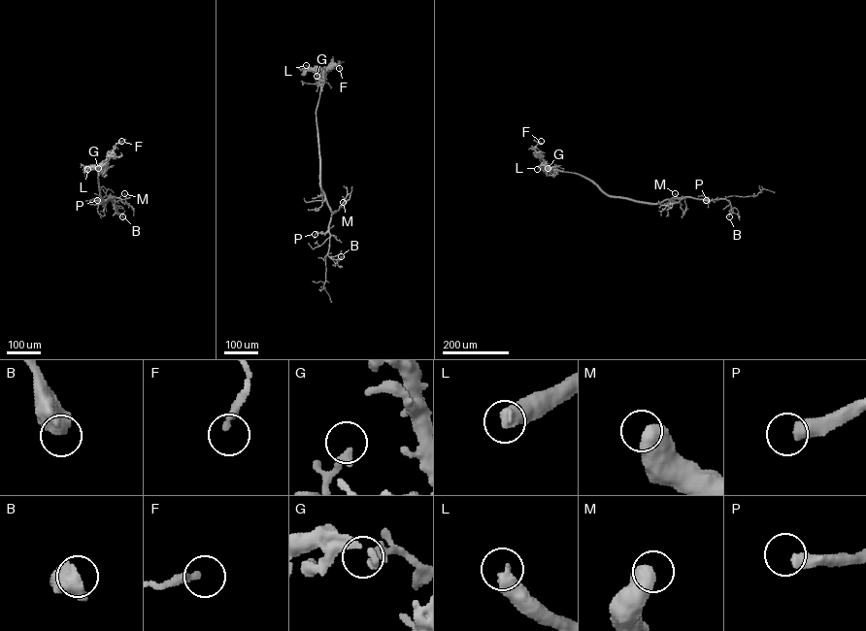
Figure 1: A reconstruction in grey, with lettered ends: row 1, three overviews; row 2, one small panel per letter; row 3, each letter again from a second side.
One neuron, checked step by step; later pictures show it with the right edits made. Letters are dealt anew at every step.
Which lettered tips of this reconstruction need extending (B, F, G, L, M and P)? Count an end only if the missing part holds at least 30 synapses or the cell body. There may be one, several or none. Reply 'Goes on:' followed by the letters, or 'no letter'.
Goes on: L, P

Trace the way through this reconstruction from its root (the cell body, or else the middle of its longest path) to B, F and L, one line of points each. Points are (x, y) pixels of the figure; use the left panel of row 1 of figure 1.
B: (102, 202), (114, 197), (110, 199), (113, 207), (122, 216)
F: (102, 202), (98, 176), (115, 146), (121, 141)
L: (102, 202), (98, 176), (104, 165), (87, 169)

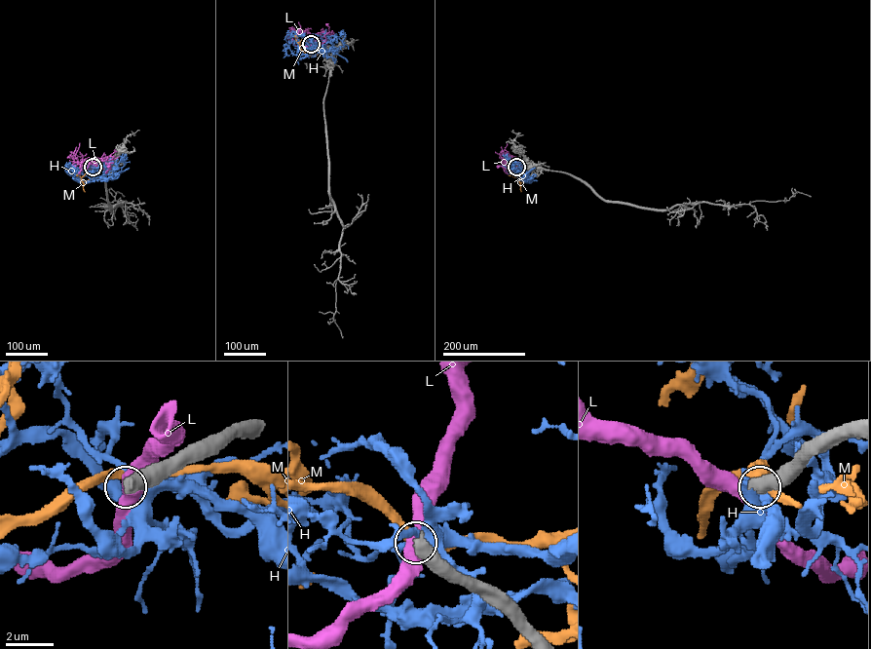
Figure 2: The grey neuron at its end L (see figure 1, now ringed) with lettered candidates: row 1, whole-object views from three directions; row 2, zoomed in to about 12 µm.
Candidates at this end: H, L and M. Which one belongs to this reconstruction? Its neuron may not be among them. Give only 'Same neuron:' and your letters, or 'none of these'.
Same neuron: none of these

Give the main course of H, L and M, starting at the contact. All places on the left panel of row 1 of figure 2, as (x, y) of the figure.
H: (93, 167), (104, 179), (79, 182), (64, 170)
L: (93, 167), (95, 165), (100, 169), (104, 168), (105, 172), (110, 168), (108, 167)
M: (93, 167), (79, 176), (83, 183), (97, 177)

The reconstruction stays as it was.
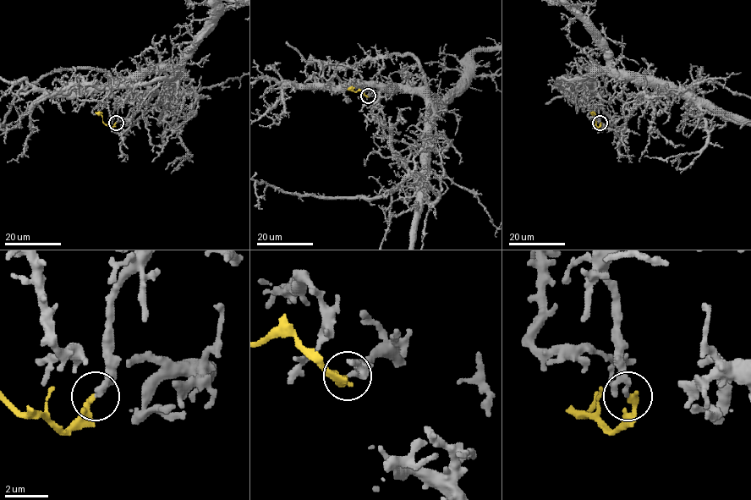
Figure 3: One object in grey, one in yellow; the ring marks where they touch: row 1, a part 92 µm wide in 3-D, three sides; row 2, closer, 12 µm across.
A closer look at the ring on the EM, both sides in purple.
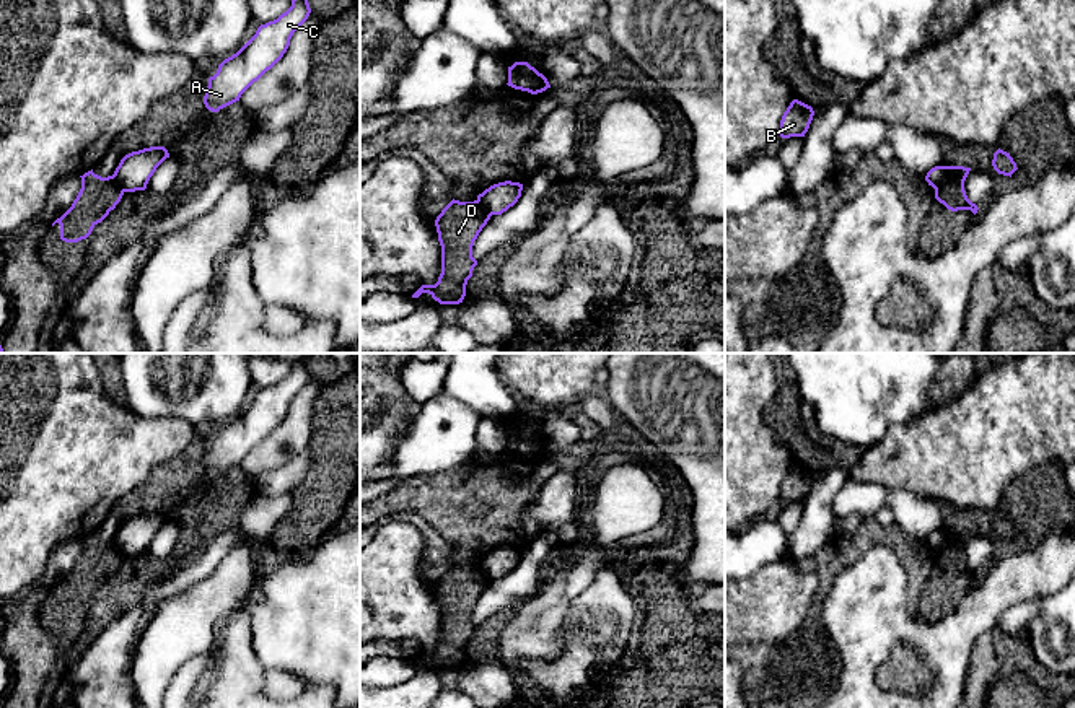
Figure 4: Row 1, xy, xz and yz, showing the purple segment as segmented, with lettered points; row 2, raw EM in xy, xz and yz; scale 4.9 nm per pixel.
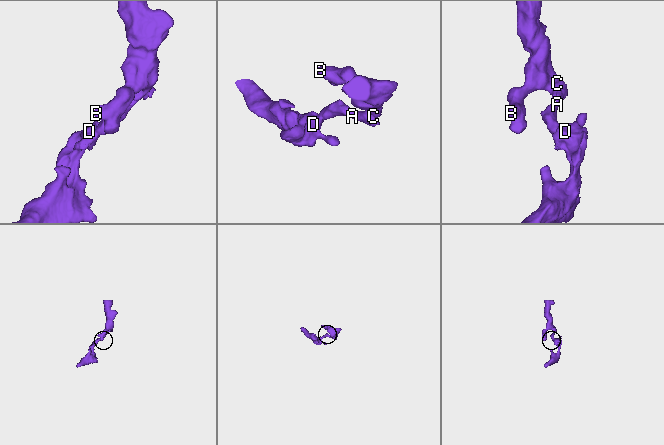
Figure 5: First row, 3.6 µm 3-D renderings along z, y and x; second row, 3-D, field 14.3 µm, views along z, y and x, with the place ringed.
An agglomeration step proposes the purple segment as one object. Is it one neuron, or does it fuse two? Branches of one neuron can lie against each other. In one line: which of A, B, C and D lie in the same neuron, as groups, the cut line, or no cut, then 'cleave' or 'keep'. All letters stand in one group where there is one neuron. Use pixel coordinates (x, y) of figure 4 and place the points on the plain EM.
groups A B C / D; cut yz (947, 531), (947, 541), (935, 555); cleave

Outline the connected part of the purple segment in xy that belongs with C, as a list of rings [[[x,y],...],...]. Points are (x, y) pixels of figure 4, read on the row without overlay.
[[[308,361],[290,365],[292,371],[285,378],[261,389],[256,399],[208,443],[204,461],[208,475],[218,477],[239,465],[241,459],[283,422],[293,397],[311,378]]]

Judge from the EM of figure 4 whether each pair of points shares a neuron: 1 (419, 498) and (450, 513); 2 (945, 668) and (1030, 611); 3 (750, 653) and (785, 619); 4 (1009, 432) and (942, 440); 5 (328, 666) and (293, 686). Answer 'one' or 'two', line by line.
1: one
2: two
3: two
4: one
5: two

